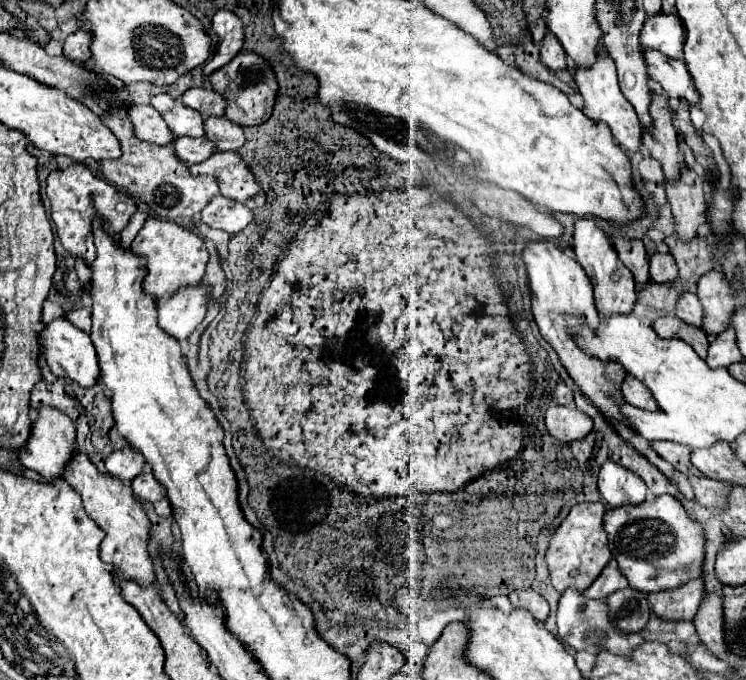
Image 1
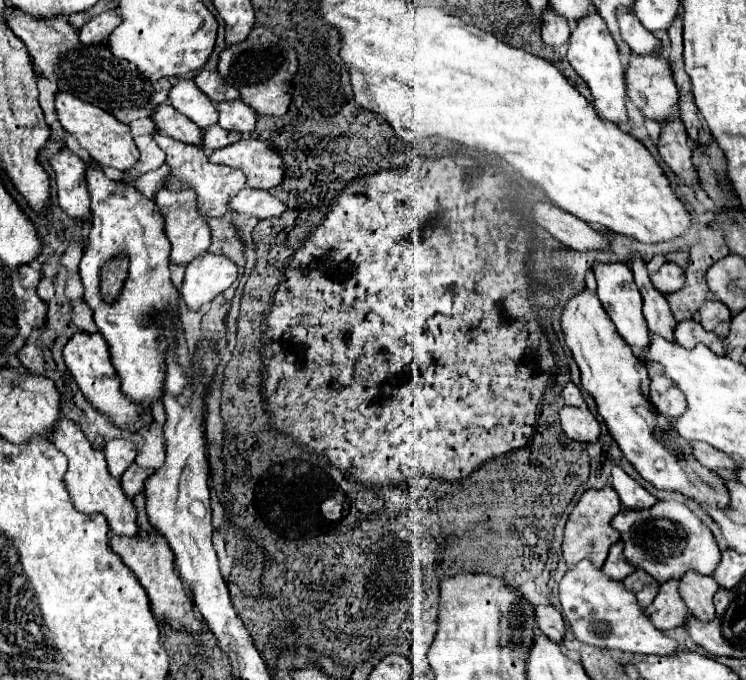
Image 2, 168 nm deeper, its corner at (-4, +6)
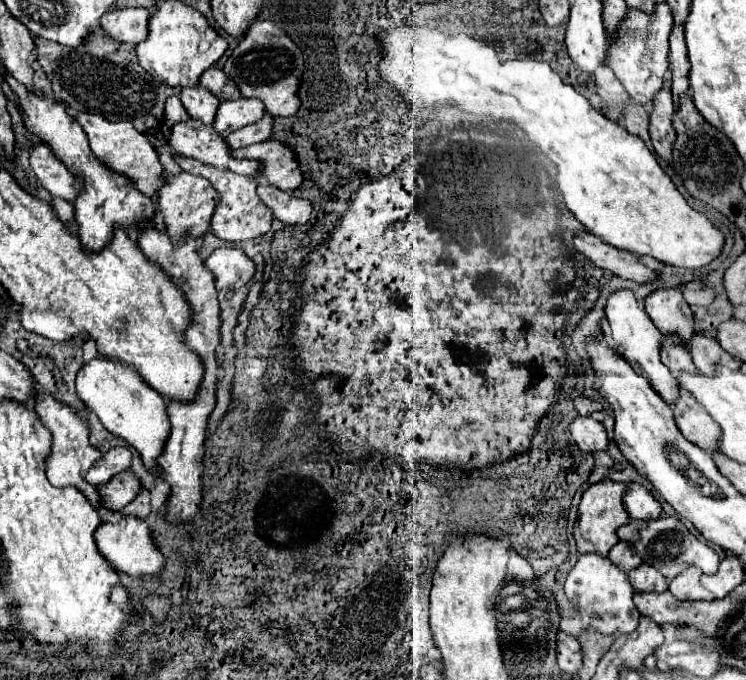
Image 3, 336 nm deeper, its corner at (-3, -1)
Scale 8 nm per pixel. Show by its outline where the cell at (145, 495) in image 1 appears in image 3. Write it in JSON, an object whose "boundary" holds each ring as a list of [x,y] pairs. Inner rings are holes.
{"boundary":[[[123,471],[111,479],[111,483],[103,483],[97,487],[99,493],[99,507],[109,511],[121,511],[131,499],[135,499],[135,493],[139,493],[141,485],[135,479],[131,471]]]}

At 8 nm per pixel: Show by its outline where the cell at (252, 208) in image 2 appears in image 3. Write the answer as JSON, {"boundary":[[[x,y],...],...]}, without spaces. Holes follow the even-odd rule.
{"boundary":[[[259,181],[259,197],[269,209],[273,209],[273,215],[287,225],[305,225],[311,219],[313,201],[301,199],[287,191],[279,191],[267,181]]]}

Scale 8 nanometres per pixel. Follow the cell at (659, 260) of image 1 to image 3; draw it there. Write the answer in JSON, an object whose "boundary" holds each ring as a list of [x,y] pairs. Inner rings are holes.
{"boundary":[[[657,289],[645,299],[645,311],[663,335],[679,335],[685,345],[695,335],[693,313],[681,289]]]}

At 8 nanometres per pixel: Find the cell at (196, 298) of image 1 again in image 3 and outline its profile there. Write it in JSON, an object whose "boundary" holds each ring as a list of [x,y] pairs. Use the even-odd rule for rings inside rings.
{"boundary":[[[237,247],[215,249],[205,261],[207,269],[215,275],[217,289],[243,287],[255,275],[255,263]]]}

